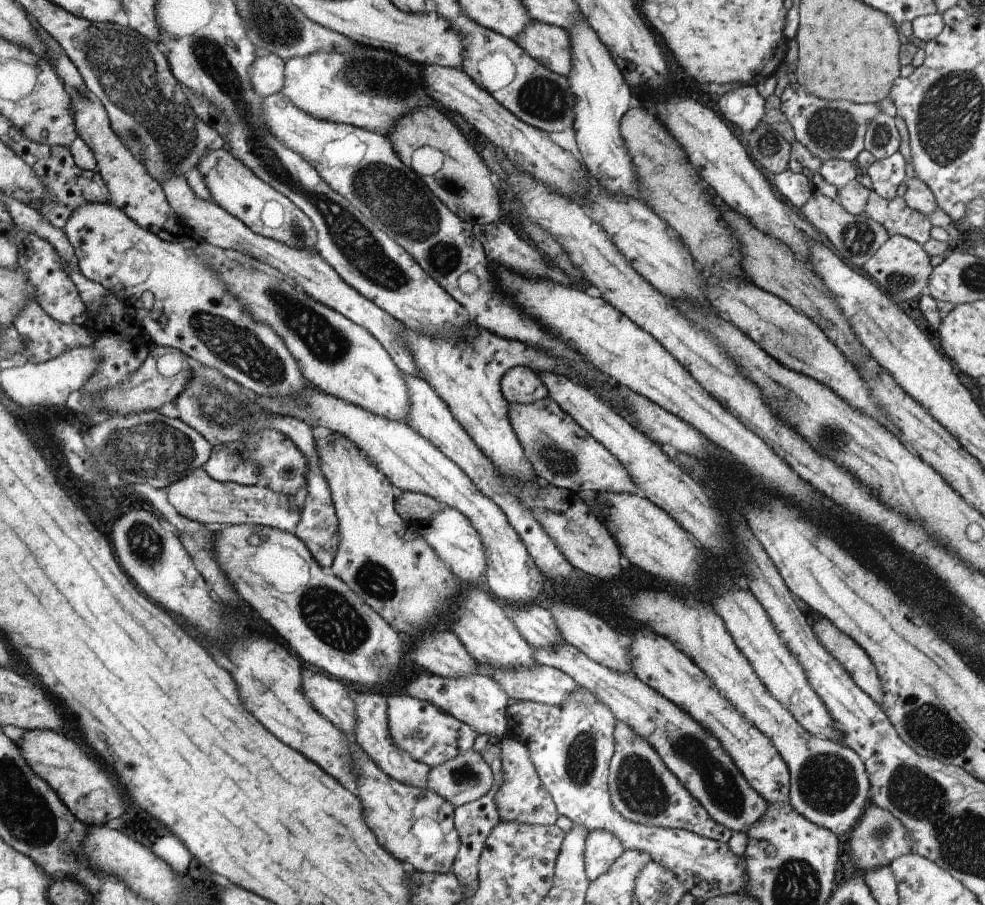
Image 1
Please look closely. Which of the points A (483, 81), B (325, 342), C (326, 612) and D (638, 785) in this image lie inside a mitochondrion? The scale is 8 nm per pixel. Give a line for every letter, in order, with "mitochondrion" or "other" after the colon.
A: other
B: mitochondrion
C: mitochondrion
D: mitochondrion

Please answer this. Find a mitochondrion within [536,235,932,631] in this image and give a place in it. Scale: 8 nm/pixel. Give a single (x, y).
(833, 437)

